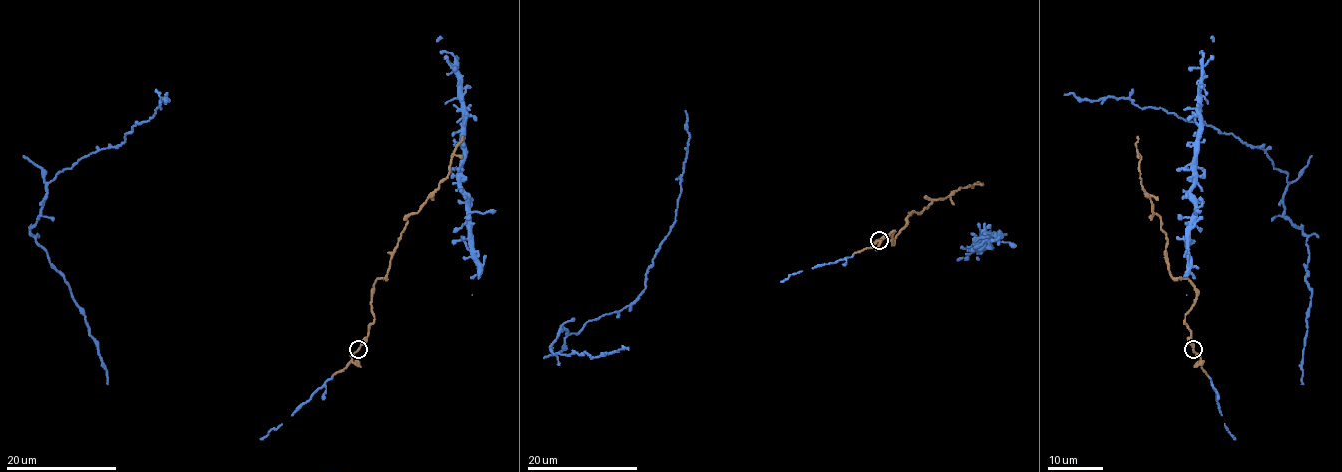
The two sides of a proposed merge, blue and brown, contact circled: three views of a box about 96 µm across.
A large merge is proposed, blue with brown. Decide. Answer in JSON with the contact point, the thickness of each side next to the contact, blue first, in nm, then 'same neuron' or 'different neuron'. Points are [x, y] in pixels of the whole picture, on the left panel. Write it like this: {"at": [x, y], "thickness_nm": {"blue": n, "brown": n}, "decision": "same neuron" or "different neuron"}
{"at": [358, 349], "thickness_nm": {"blue": 50, "brown": 200}, "decision": "same neuron"}

